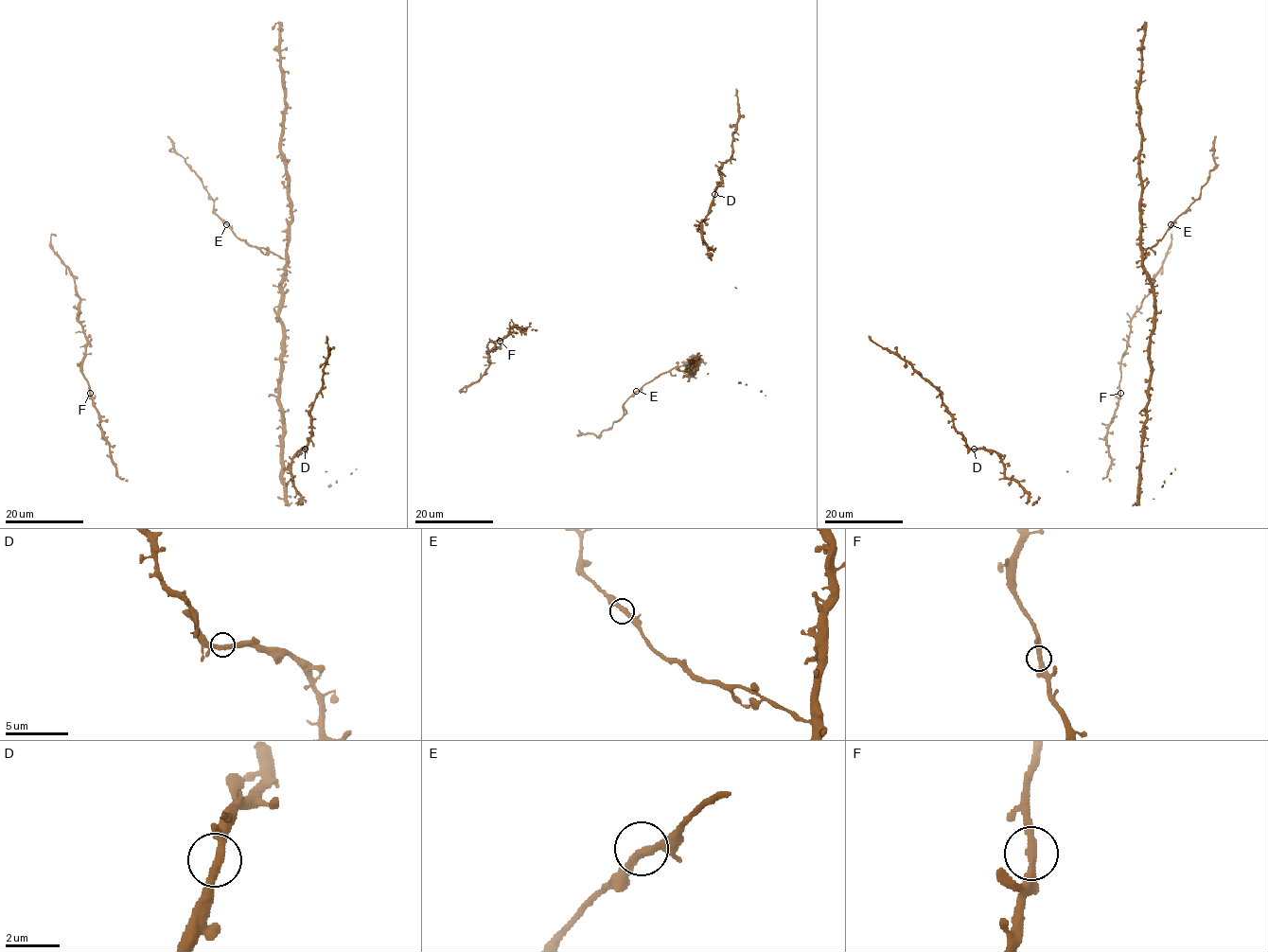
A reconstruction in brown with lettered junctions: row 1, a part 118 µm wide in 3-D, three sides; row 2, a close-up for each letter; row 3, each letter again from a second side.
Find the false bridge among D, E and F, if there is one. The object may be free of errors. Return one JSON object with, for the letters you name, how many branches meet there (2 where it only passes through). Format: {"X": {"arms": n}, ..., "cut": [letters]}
{"cut": []}

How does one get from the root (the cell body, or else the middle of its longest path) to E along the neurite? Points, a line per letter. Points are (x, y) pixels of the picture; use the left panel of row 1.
E: (274, 253), (250, 245), (226, 224)

